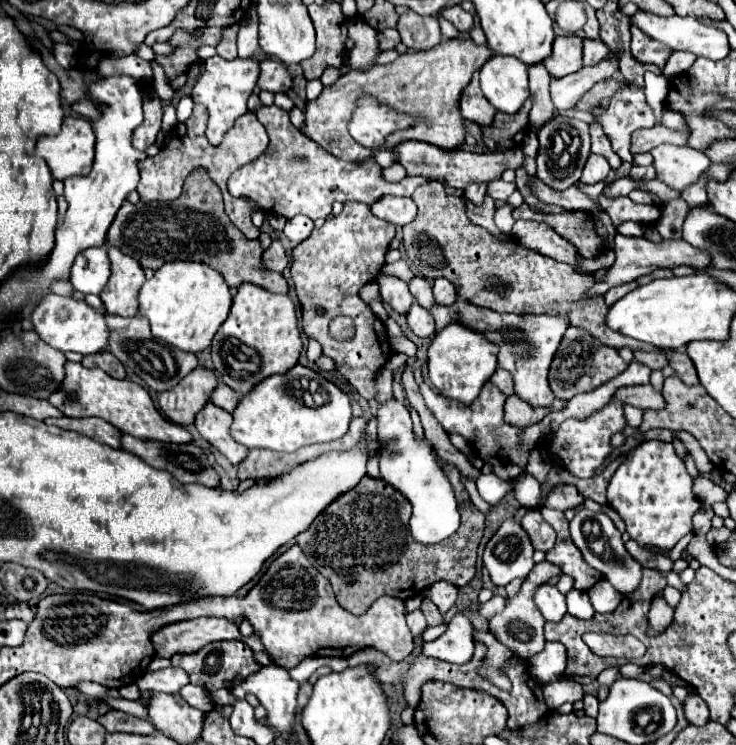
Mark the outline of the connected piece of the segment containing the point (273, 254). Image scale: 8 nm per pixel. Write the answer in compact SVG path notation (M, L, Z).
M274 240L272 246L264 252L264 264L268 270L274 270L274 272L282 272L288 266L288 252L280 244L280 240Z

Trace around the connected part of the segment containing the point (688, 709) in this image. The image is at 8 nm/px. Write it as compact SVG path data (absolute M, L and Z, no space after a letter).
M688 696L684 700L684 714L686 714L688 722L694 724L694 726L702 726L702 724L706 724L710 720L708 706L700 696Z

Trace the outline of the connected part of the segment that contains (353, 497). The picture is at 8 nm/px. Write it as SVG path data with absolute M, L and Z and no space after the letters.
M440 464L454 488L458 512L462 516L462 524L450 540L442 540L438 544L418 544L410 536L410 526L406 522L406 514L408 520L412 514L410 502L384 480L374 480L370 476L360 480L358 488L346 492L330 504L306 532L298 534L296 544L316 570L330 580L338 604L350 614L364 614L370 604L384 594L408 600L424 594L424 590L438 580L464 586L474 578L476 550L484 534L484 514L470 502L470 496L460 482L458 468L454 468L454 464Z

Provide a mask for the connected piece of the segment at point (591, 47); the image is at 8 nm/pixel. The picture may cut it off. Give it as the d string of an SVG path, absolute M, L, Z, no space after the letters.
M584 40L584 66L598 64L604 56L608 56L608 46L602 40Z

